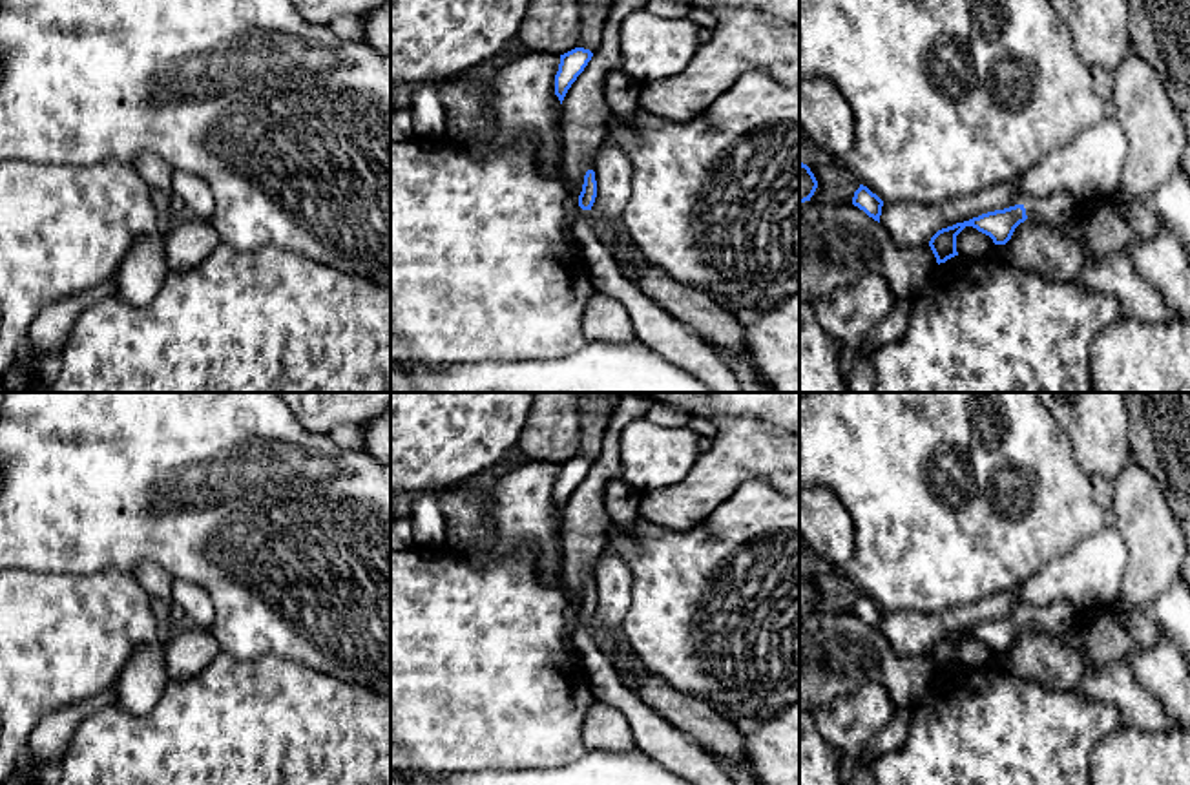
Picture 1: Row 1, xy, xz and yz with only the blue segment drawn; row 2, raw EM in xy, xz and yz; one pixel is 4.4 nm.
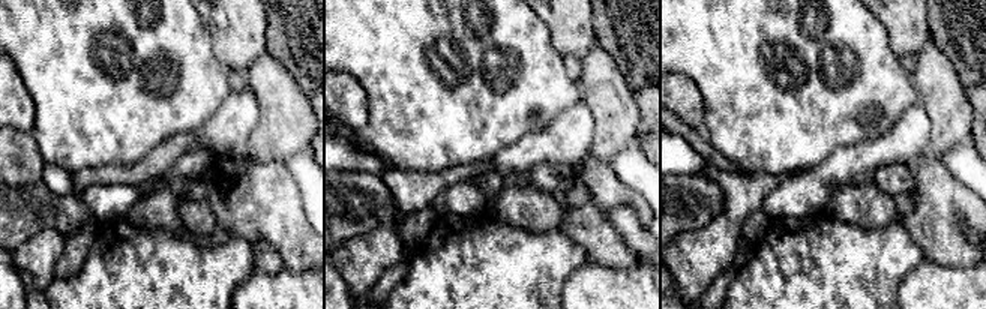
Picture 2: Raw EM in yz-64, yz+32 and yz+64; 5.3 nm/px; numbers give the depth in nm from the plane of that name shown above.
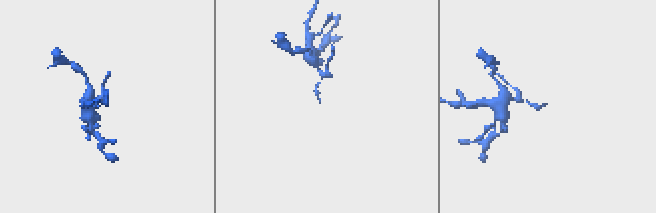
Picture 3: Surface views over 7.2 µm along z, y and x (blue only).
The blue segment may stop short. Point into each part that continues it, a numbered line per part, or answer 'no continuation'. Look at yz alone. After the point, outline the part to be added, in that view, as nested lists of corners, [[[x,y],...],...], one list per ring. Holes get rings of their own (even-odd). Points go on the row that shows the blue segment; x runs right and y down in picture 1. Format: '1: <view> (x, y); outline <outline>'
1: yz (1059, 210); outline [[[1055,194],[1046,201],[1028,201],[1024,208],[1028,219],[1064,228],[1079,225],[1086,214],[1086,201],[1070,194]]]

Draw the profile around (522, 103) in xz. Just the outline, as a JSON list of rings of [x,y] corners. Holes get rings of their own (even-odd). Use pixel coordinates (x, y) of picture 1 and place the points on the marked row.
[[[529,51],[500,68],[489,82],[487,108],[495,122],[491,139],[447,137],[449,146],[476,159],[509,148],[520,137],[535,139],[537,168],[562,161],[560,100],[555,75],[560,55]]]

